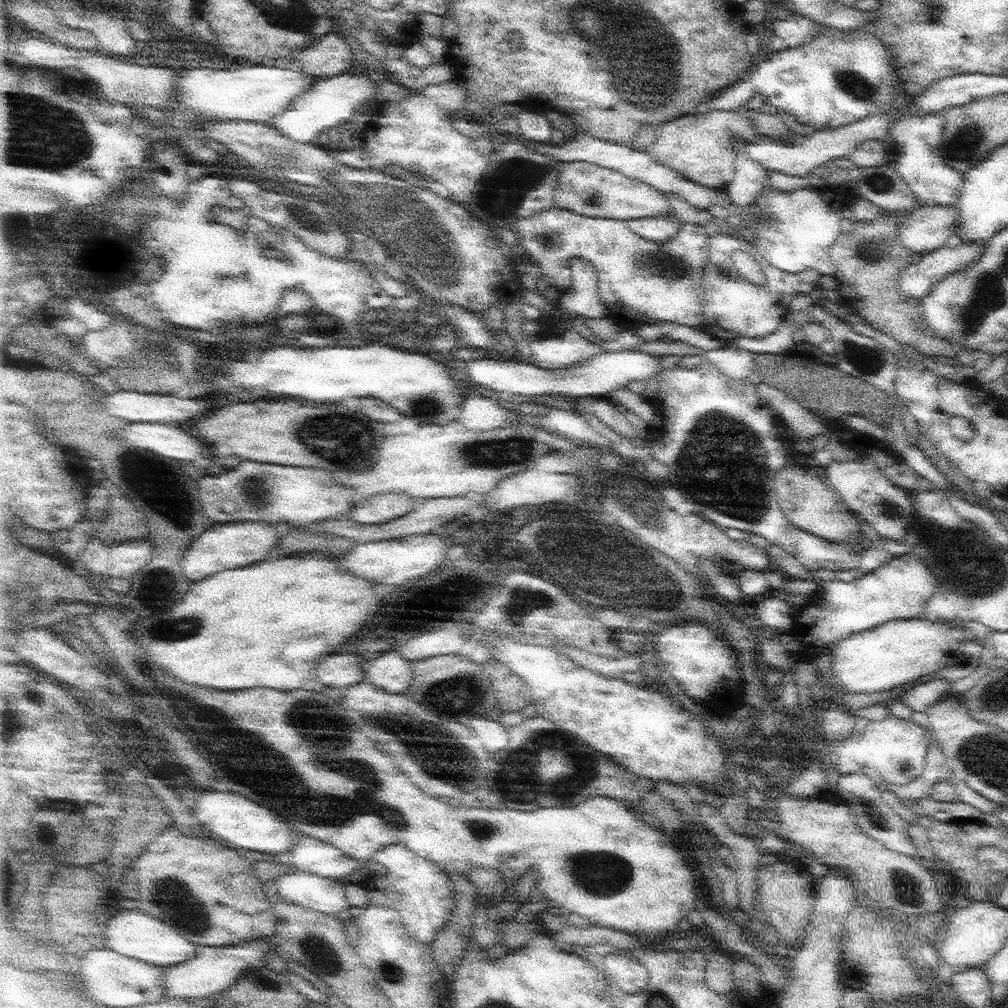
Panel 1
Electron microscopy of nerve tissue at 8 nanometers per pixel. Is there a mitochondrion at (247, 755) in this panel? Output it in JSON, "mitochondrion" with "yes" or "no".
{"mitochondrion":"yes"}

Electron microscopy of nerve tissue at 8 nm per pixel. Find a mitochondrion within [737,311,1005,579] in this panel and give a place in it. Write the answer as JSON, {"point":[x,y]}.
{"point":[869,360]}

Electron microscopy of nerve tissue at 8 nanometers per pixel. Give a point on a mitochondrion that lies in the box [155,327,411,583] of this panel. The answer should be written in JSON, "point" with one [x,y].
{"point":[316,436]}

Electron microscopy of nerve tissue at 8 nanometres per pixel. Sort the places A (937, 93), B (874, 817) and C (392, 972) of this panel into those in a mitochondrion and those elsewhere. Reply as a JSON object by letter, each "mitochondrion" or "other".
{"A":"other","B":"mitochondrion","C":"mitochondrion"}

